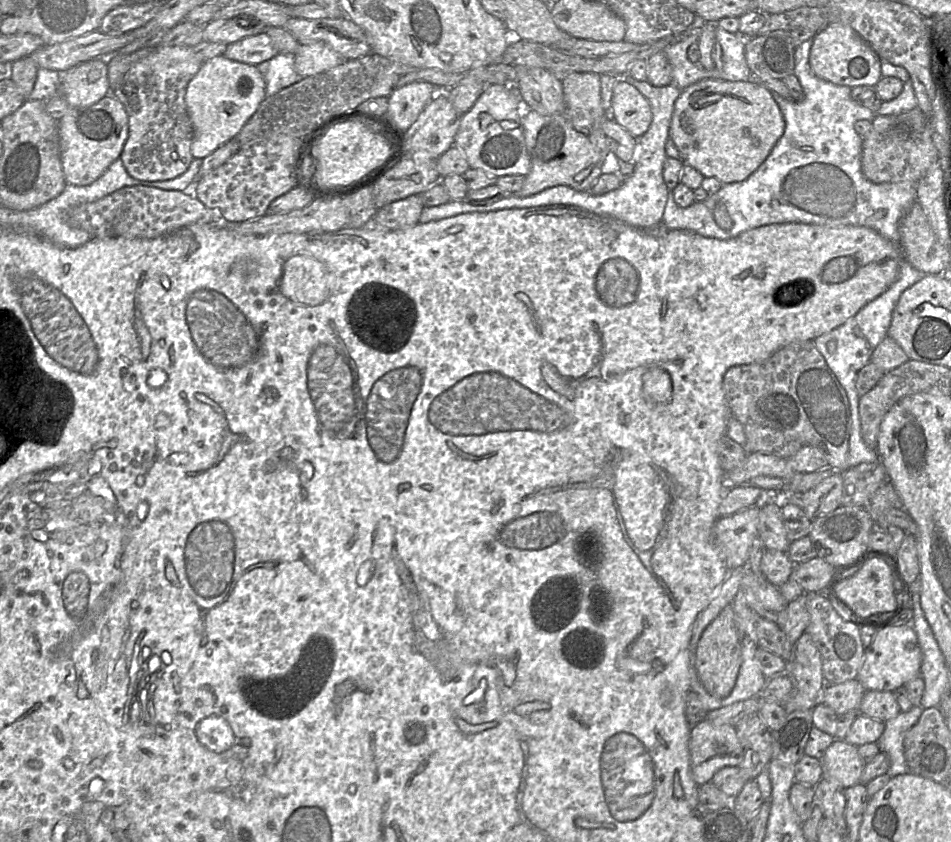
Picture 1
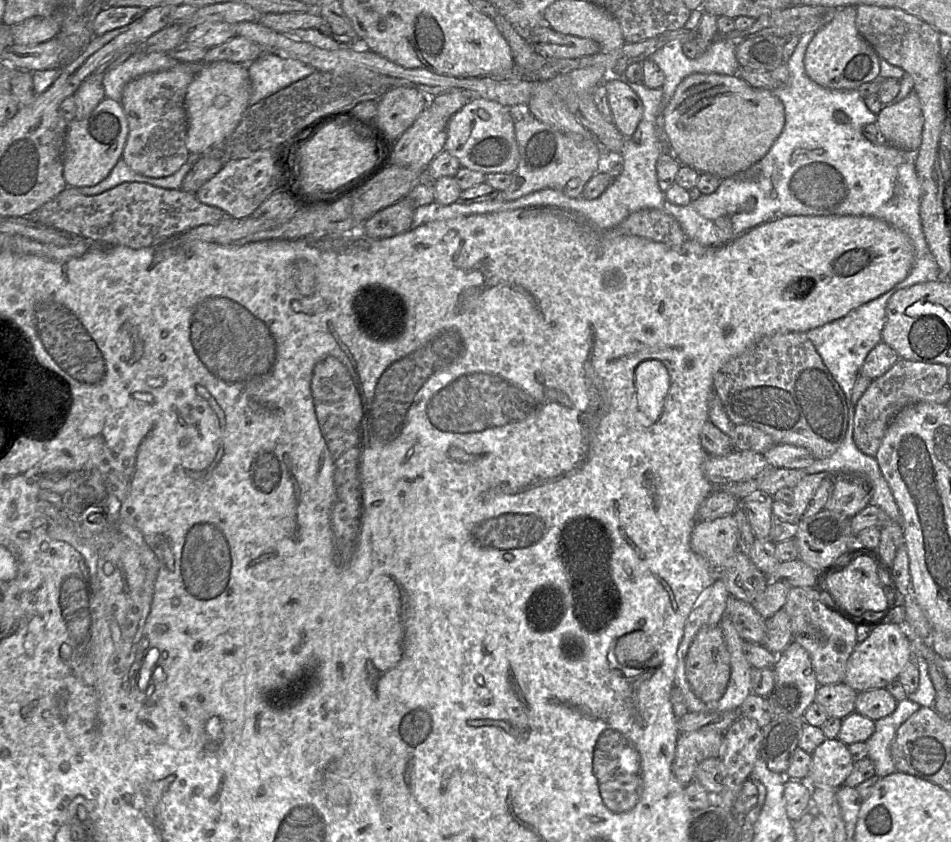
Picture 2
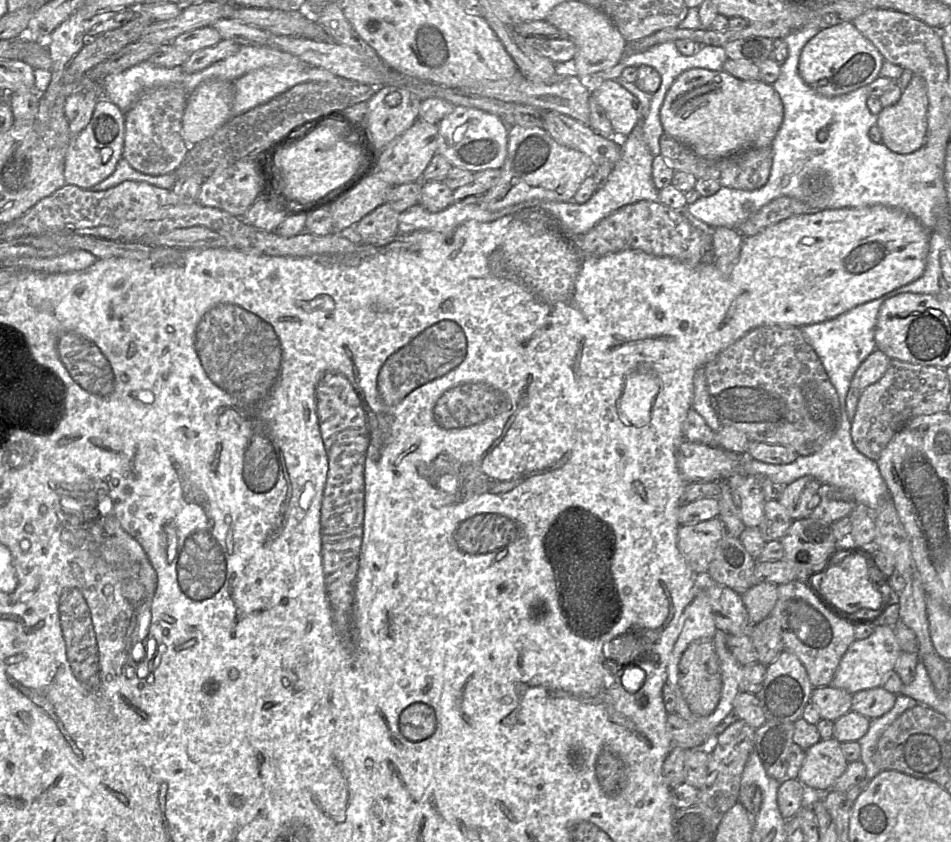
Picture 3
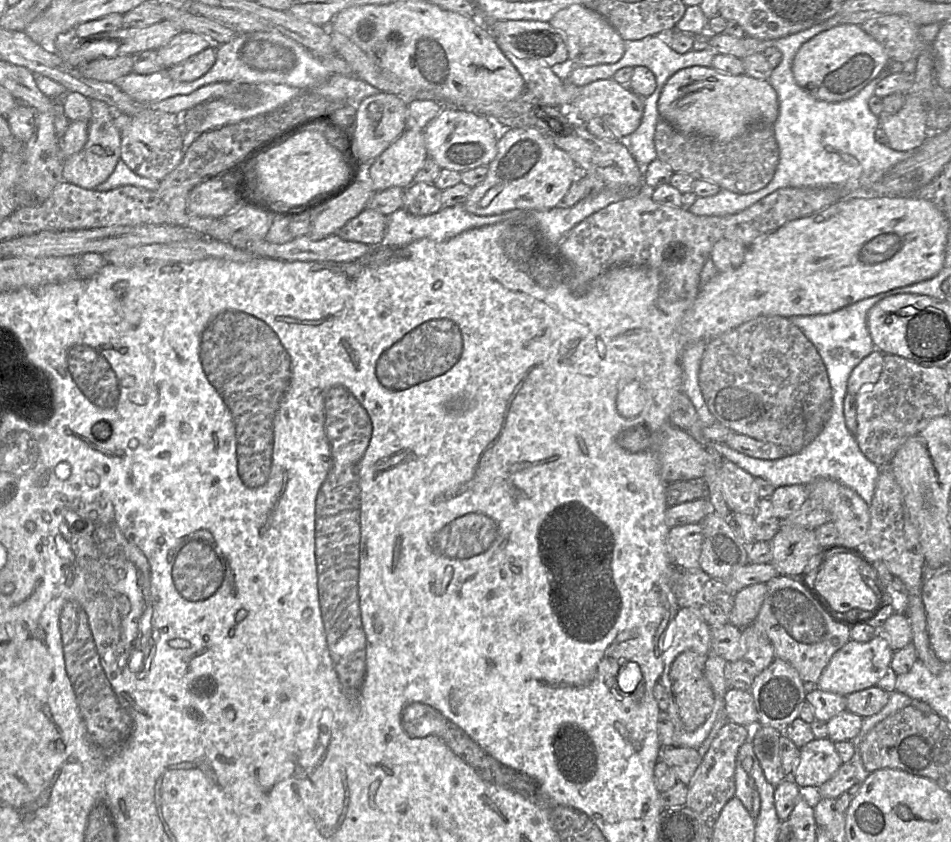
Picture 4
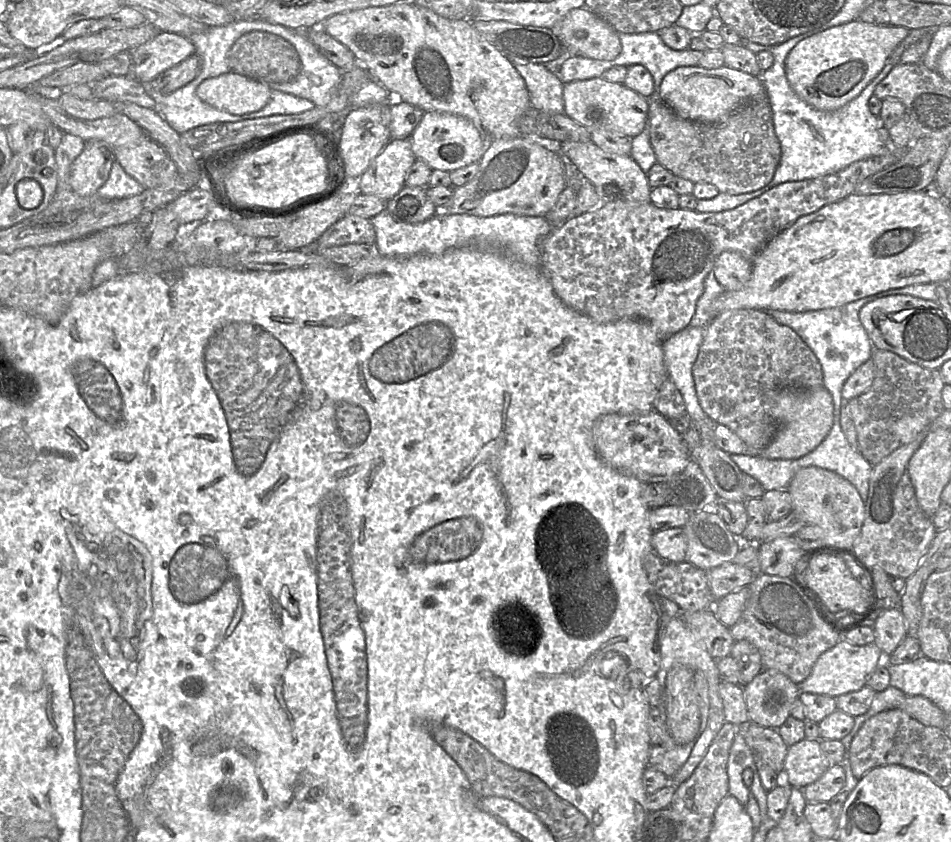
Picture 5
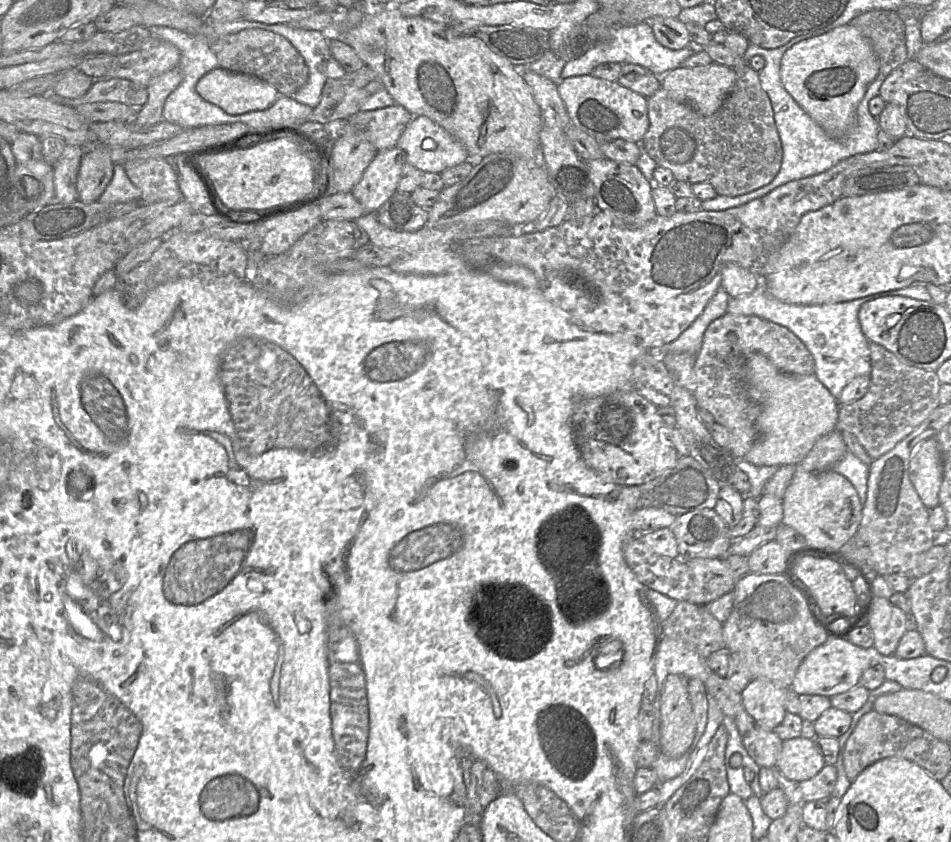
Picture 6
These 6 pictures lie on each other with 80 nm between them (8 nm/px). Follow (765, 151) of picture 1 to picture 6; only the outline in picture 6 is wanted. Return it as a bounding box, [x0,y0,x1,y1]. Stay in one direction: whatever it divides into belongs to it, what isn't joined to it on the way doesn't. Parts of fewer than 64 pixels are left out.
[661,62,736,116]

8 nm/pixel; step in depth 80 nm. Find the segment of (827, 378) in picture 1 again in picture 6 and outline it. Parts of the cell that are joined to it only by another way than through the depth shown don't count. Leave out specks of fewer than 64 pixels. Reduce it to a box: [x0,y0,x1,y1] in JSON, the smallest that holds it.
[692,312,815,459]

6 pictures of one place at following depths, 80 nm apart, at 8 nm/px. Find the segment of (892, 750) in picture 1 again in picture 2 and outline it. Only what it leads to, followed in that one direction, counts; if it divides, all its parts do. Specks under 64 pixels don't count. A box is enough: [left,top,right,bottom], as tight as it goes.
[865,698,921,777]

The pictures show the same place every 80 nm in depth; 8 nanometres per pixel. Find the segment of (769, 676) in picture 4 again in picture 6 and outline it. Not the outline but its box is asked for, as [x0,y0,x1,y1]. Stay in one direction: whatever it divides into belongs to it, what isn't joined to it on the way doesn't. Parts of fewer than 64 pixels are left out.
[742,678,787,731]

